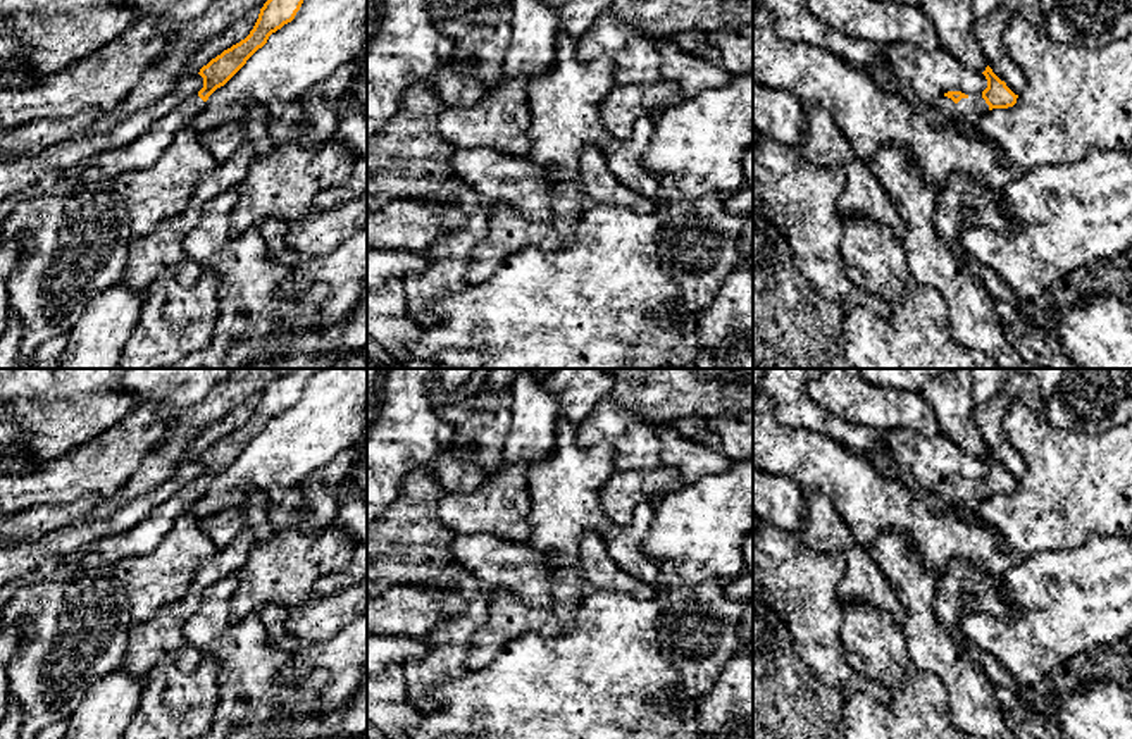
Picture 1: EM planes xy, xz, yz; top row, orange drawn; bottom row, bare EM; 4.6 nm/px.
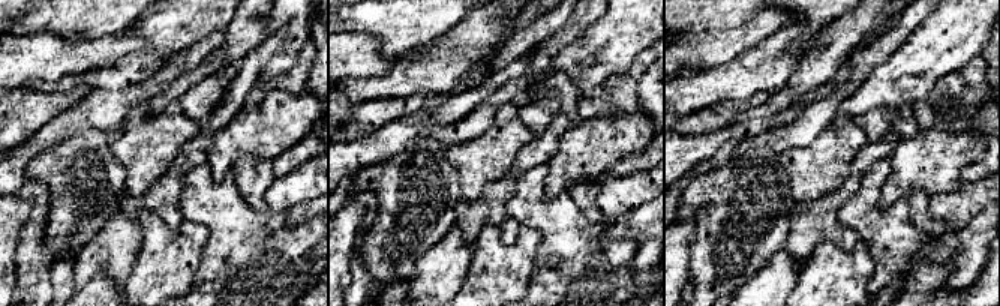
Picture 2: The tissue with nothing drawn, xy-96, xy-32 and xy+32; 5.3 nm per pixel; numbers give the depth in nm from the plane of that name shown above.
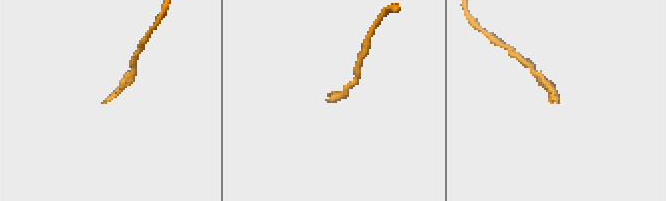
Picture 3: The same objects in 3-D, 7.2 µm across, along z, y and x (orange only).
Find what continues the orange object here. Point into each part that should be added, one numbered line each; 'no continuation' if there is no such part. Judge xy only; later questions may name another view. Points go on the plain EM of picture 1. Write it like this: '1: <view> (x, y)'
1: xy (140, 540)

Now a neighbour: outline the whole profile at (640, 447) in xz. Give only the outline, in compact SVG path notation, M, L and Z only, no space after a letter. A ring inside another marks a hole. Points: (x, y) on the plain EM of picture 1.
M608 396L577 424L577 441L584 448L600 444L612 448L615 470L646 470L662 465L662 443L655 431Z

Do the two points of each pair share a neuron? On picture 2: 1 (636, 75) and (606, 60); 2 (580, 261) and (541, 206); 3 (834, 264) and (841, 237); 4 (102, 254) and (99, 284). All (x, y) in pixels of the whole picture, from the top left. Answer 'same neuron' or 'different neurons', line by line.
1: different neurons
2: same neuron
3: different neurons
4: different neurons

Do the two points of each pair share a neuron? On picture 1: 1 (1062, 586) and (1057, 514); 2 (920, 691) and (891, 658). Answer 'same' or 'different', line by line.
1: different
2: same

